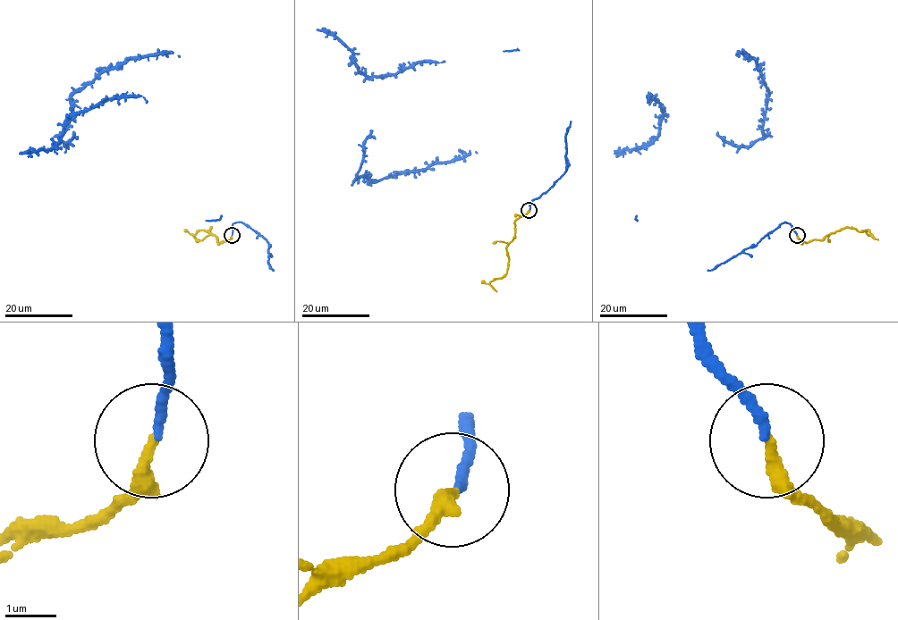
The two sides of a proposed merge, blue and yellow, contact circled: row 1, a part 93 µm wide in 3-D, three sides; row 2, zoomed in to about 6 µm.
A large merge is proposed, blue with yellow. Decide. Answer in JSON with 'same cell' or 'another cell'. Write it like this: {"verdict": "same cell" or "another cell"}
{"verdict": "same cell"}

